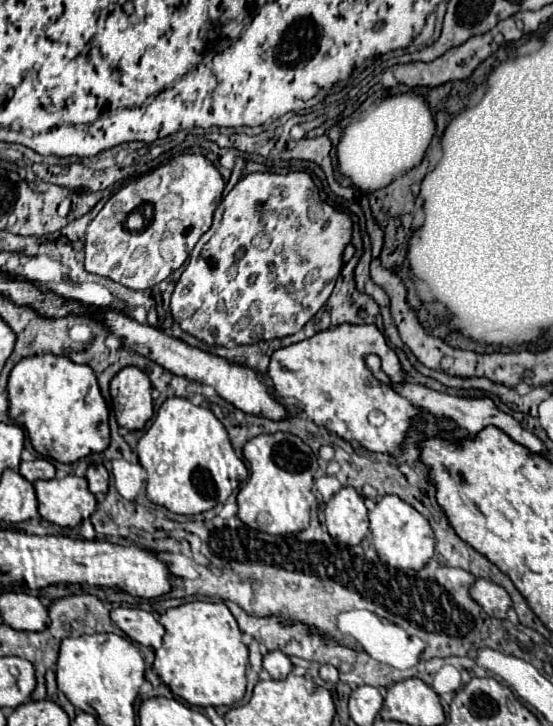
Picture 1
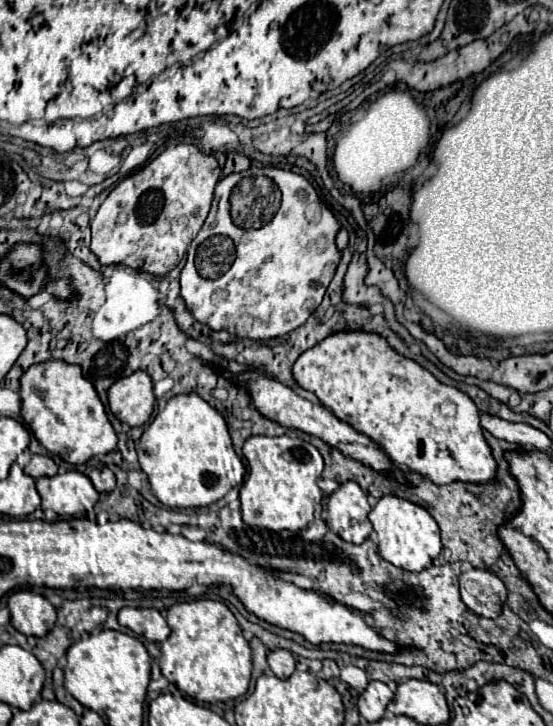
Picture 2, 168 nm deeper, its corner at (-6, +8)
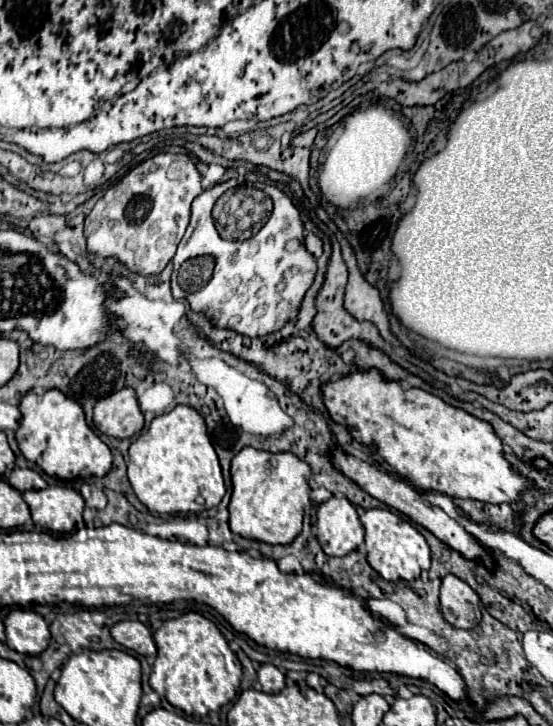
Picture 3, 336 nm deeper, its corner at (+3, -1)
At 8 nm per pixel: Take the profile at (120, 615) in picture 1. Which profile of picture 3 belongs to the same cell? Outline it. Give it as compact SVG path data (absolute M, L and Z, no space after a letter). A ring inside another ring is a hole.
M124 620L112 626L112 638L122 644L128 650L134 650L140 656L154 658L156 656L156 644L152 640L150 630L138 622L138 620Z

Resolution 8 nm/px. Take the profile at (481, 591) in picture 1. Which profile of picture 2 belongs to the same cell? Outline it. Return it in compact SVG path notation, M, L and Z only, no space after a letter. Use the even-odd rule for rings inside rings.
M469 569L461 573L461 599L465 605L477 615L497 619L501 615L501 607L507 601L505 583L485 569Z

